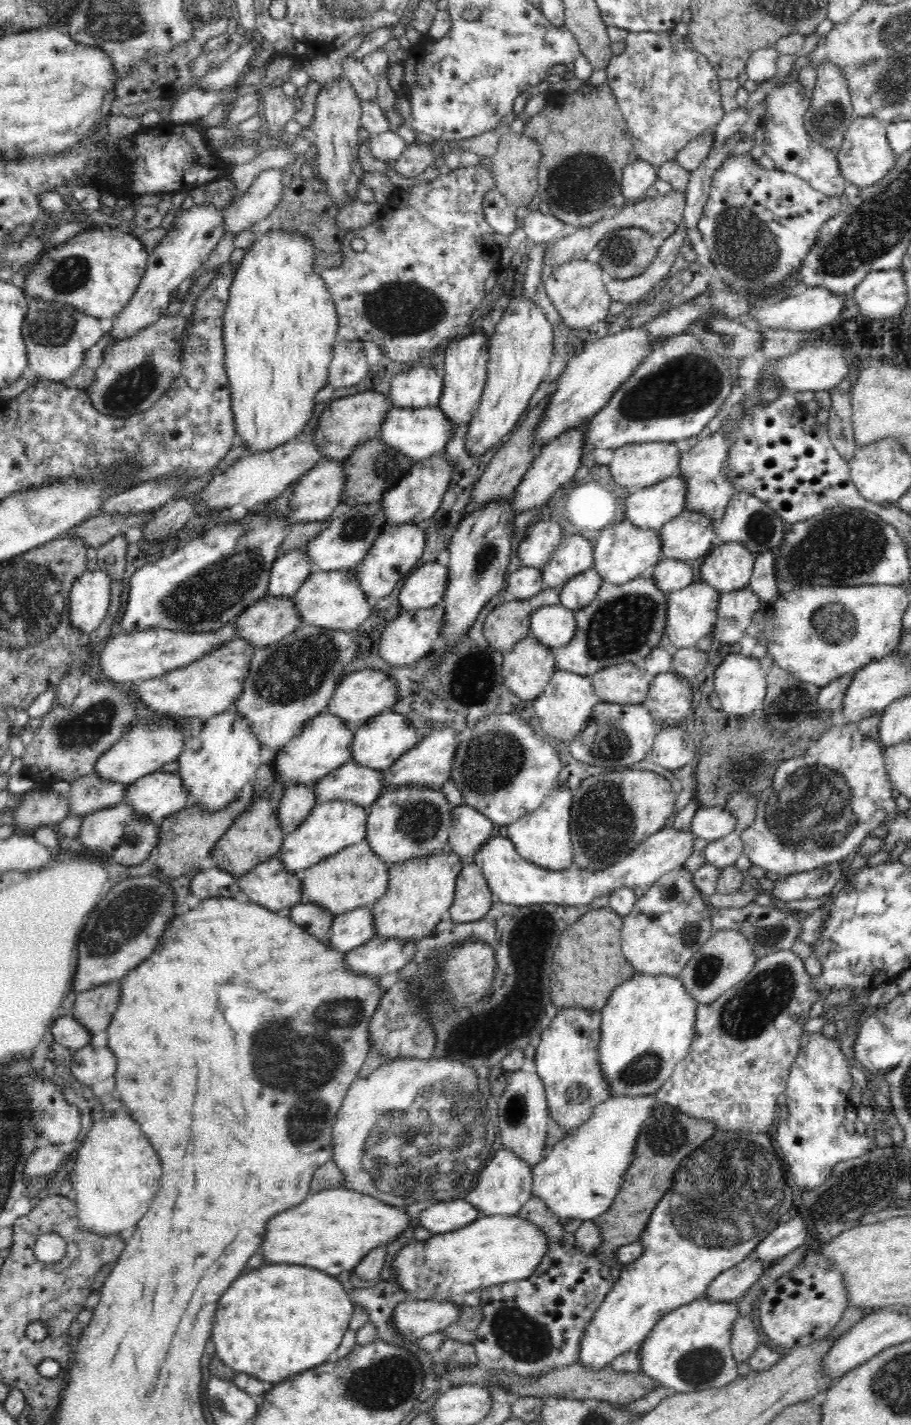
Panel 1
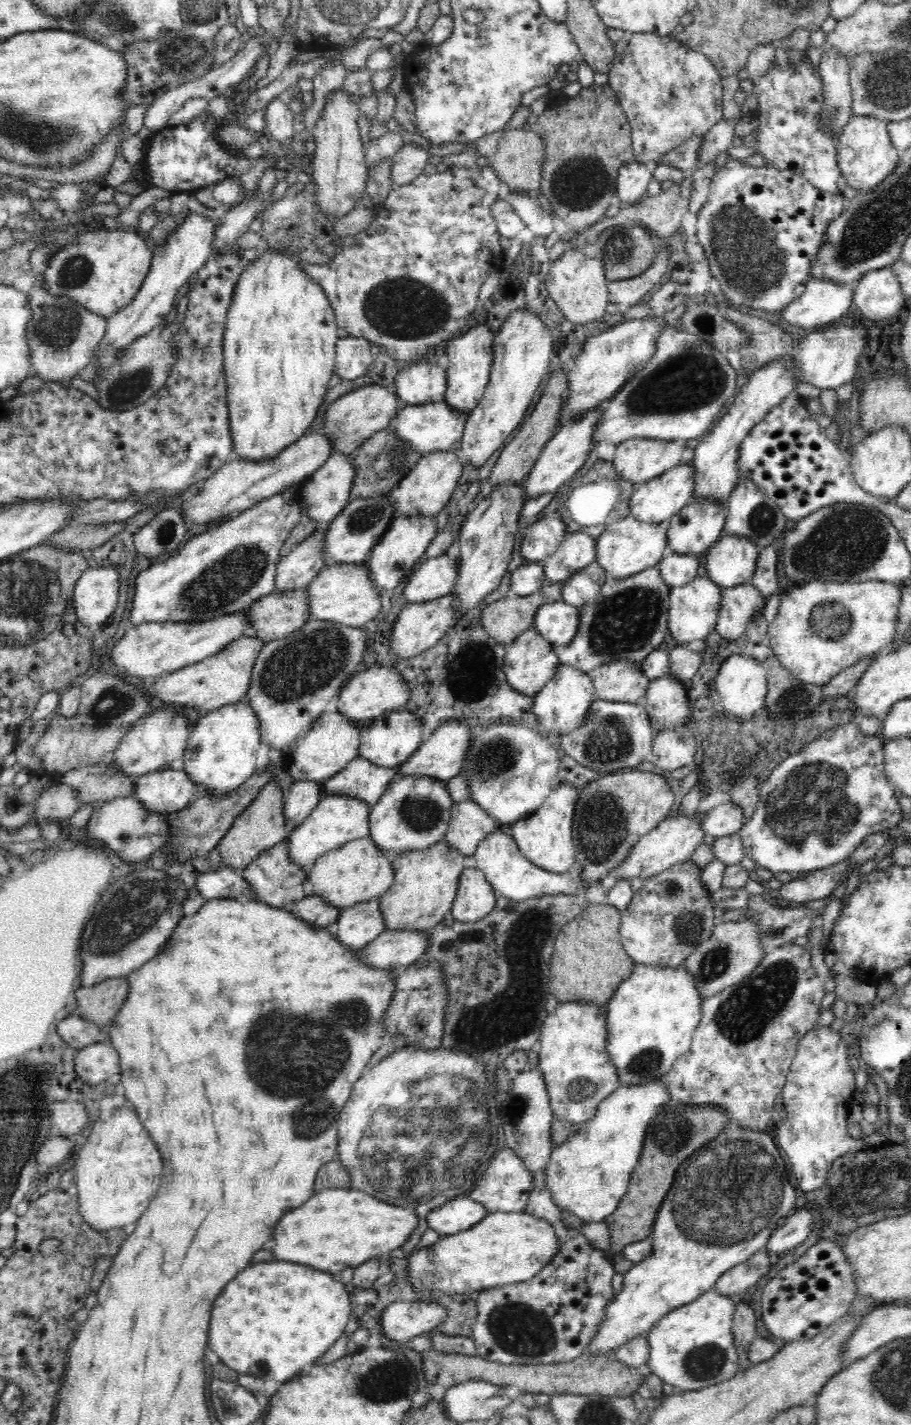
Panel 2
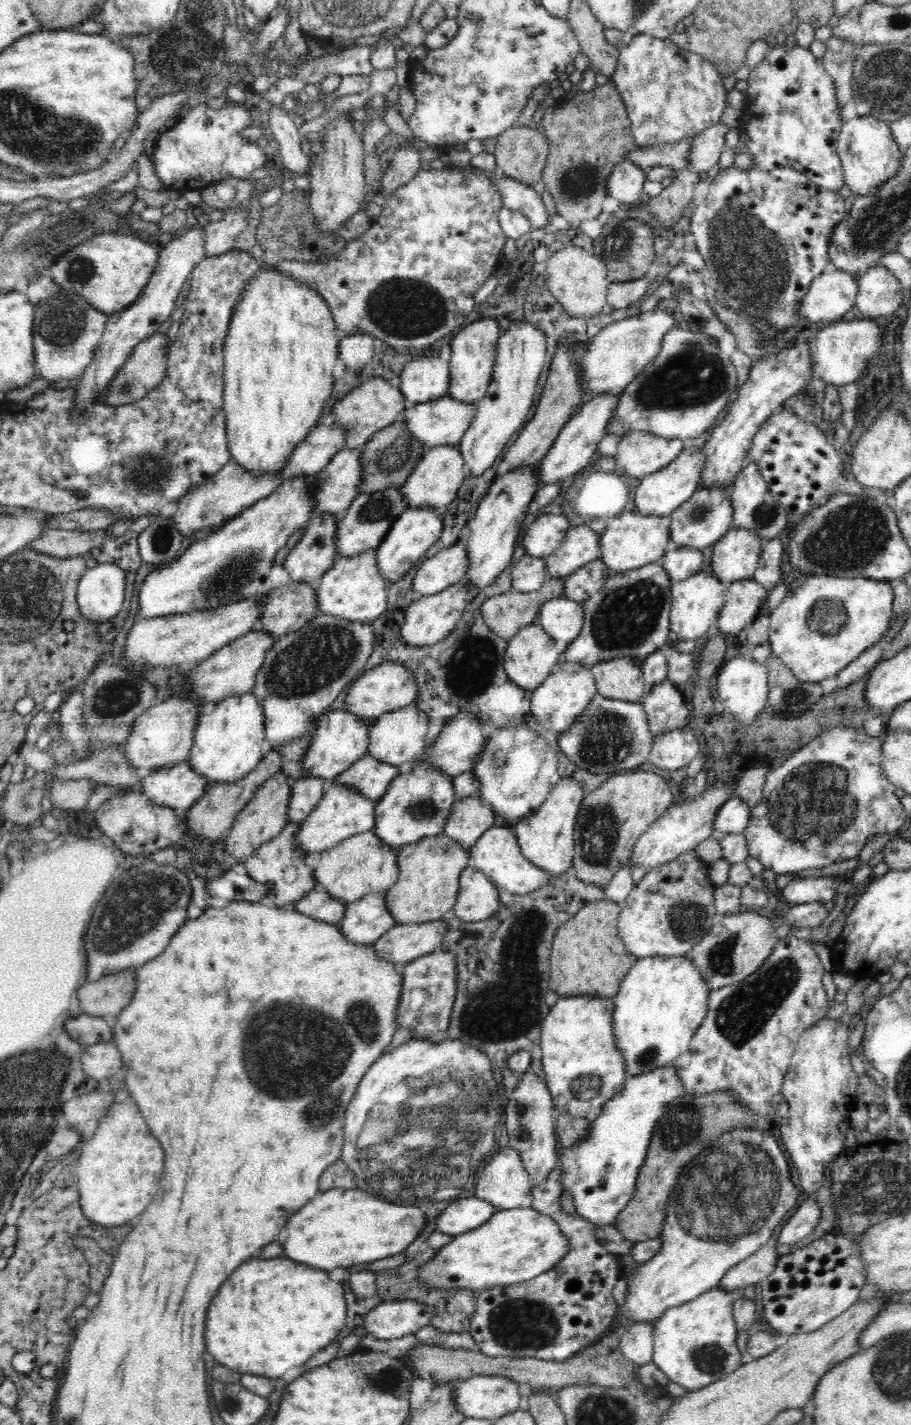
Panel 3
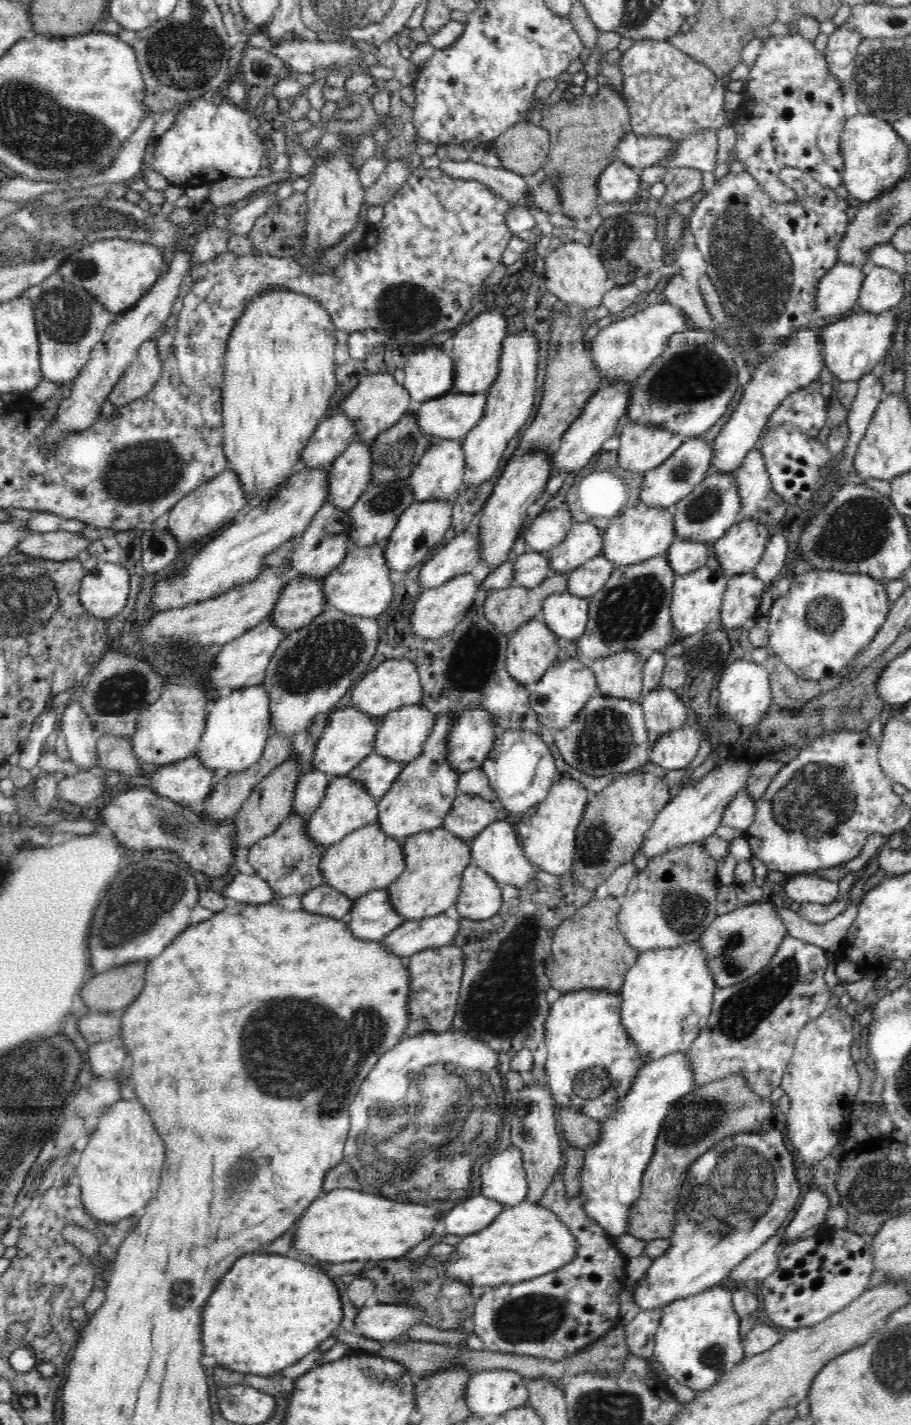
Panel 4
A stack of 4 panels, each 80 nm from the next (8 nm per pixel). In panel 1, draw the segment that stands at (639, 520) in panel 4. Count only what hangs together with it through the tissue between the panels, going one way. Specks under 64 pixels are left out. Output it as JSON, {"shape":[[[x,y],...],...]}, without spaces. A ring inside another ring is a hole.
{"shape":[[[622,521],[604,527],[593,545],[593,568],[605,582],[626,584],[648,573],[662,560],[661,540],[658,530],[638,528],[631,522]]]}

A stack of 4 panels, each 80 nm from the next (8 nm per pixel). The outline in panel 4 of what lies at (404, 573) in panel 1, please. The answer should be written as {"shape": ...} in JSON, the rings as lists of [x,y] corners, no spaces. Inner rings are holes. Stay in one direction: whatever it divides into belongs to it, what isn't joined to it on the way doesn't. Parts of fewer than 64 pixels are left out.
{"shape":[[[426,500],[413,502],[399,517],[396,526],[388,536],[385,547],[385,561],[391,574],[407,573],[424,558],[430,550],[439,547],[446,530],[451,525],[453,500]]]}

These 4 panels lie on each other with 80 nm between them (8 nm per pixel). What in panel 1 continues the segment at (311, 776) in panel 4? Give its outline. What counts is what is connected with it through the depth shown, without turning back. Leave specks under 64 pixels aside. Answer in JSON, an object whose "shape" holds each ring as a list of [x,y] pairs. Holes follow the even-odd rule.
{"shape":[[[298,784],[285,788],[279,802],[278,821],[286,836],[302,825],[317,806],[314,784]]]}

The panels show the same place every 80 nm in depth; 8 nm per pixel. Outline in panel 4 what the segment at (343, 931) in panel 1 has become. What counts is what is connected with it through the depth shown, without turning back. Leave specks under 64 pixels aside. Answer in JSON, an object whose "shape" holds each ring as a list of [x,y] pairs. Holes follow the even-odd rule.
{"shape":[[[386,888],[374,889],[357,897],[346,917],[351,935],[366,941],[381,941],[404,921],[405,918],[391,905]]]}

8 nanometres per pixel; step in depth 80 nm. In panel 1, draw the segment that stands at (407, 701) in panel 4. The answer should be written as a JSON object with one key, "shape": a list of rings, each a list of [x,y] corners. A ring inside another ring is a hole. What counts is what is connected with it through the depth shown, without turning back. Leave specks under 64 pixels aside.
{"shape":[[[357,670],[344,675],[338,681],[334,694],[324,710],[344,720],[349,729],[355,732],[373,716],[389,709],[398,700],[398,695],[395,680],[381,670]]]}

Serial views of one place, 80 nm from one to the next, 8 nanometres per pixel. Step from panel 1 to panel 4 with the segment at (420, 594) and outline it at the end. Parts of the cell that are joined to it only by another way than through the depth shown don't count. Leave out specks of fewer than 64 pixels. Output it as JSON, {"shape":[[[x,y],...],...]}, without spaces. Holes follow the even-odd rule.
{"shape":[[[460,530],[450,542],[437,549],[436,554],[423,564],[418,582],[425,590],[438,588],[446,580],[466,574],[476,568],[481,561],[479,534]]]}

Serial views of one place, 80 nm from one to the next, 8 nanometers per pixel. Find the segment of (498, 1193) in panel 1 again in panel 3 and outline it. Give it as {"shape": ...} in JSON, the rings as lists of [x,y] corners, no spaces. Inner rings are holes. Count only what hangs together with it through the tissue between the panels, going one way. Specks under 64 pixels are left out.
{"shape":[[[509,1146],[499,1149],[499,1152],[486,1156],[476,1171],[478,1180],[475,1184],[474,1194],[470,1192],[470,1196],[460,1196],[460,1198],[478,1197],[486,1200],[498,1210],[510,1210],[529,1204],[531,1200],[530,1177],[517,1150]]]}

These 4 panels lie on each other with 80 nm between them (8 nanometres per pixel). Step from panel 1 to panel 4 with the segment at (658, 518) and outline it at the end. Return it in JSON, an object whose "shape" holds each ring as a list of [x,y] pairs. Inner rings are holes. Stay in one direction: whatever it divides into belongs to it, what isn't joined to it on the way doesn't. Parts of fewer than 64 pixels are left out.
{"shape":[[[700,435],[695,437],[681,444],[666,463],[644,473],[638,502],[650,508],[668,508],[688,496],[697,484],[707,478],[711,472],[713,444],[707,444],[704,439],[700,439]]]}

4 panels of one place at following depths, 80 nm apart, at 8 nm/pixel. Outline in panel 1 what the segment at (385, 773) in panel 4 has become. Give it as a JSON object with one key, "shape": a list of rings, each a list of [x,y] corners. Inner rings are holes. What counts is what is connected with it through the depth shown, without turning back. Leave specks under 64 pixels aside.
{"shape":[[[352,760],[314,783],[317,804],[348,800],[370,808],[383,792],[383,771],[360,766]]]}

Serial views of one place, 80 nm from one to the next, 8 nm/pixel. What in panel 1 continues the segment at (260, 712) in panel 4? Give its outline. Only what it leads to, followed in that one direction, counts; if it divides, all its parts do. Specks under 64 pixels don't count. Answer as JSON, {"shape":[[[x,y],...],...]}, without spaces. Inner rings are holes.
{"shape":[[[231,707],[203,721],[200,733],[184,742],[183,751],[178,756],[177,772],[185,791],[194,798],[194,804],[210,812],[219,812],[234,803],[249,786],[252,776],[265,761],[261,748],[250,730],[250,722]]]}

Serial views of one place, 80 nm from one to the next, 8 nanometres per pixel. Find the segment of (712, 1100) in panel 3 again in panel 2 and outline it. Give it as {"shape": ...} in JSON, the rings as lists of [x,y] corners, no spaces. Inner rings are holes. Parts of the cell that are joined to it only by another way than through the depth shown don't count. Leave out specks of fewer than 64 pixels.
{"shape":[[[670,1100],[661,1106],[656,1118],[651,1120],[646,1129],[641,1157],[632,1171],[626,1194],[620,1199],[616,1210],[603,1220],[609,1228],[611,1238],[610,1248],[604,1253],[617,1273],[625,1275],[633,1265],[631,1260],[620,1257],[625,1245],[650,1237],[661,1204],[675,1182],[677,1168],[700,1147],[718,1136],[728,1124],[727,1114],[711,1104],[688,1106],[683,1102]]]}

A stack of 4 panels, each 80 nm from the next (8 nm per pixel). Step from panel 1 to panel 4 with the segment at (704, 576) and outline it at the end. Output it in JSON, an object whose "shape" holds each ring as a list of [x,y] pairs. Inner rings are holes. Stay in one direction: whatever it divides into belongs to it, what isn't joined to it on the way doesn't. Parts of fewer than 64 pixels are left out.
{"shape":[[[746,518],[734,523],[722,538],[713,541],[712,549],[722,573],[729,578],[753,572],[769,543],[769,532],[757,520]]]}

